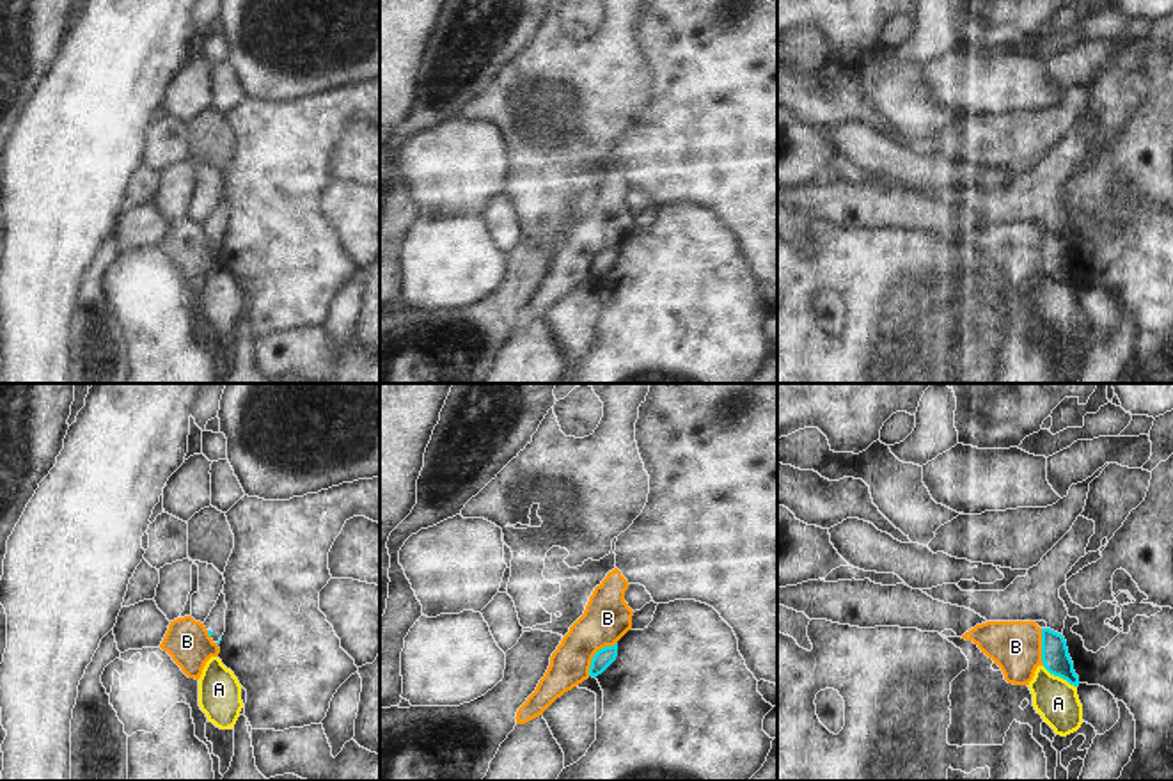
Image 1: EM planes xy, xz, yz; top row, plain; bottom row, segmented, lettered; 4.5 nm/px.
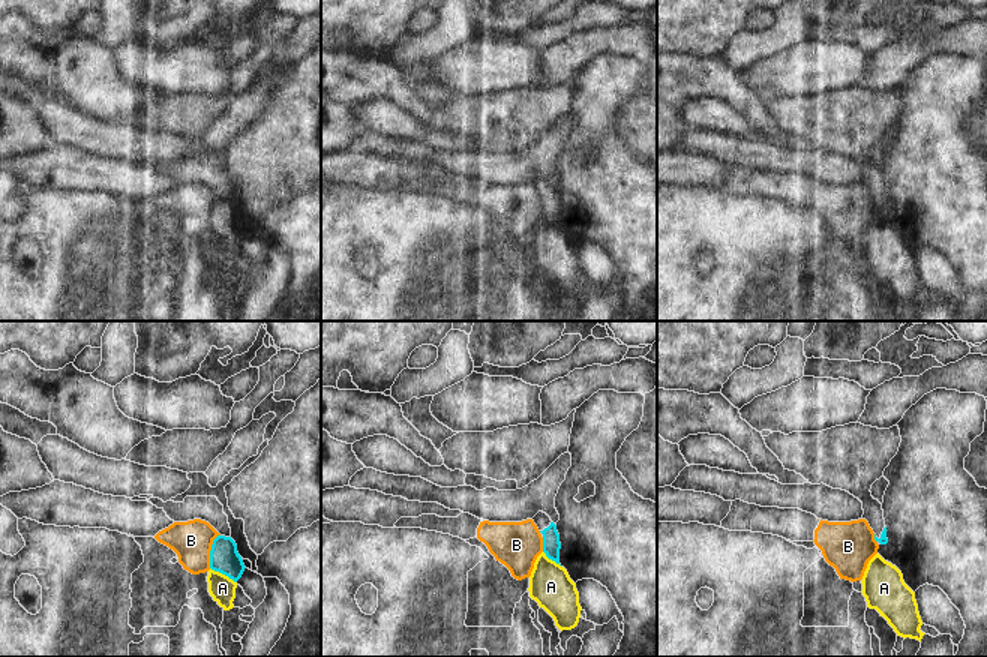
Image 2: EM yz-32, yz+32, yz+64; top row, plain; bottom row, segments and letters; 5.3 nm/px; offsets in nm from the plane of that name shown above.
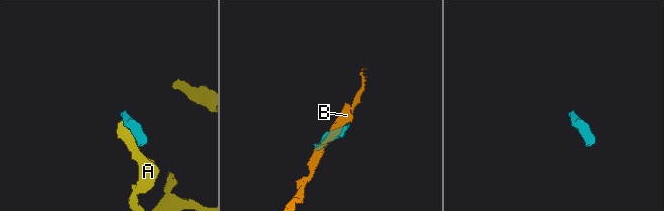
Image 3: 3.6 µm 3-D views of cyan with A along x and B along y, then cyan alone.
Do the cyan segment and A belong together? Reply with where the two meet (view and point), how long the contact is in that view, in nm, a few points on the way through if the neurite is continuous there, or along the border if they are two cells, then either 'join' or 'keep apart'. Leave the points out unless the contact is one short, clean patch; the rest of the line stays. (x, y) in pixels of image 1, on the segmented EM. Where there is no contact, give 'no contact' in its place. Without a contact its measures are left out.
yz (1060, 677) | 190 nm | along yz (1042, 666), (1076, 687) | keep apart

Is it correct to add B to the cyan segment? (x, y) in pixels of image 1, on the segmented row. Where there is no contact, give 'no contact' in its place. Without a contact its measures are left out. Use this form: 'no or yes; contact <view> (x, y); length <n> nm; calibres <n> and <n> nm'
no; contact xz (595, 654); length 200 nm; calibres 90 and 220 nm

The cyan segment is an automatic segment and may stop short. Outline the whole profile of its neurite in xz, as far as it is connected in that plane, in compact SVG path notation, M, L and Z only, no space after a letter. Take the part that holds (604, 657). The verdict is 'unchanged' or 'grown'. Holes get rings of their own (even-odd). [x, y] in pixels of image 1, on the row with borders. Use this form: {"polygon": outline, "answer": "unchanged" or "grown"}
{"polygon": "M618 643L598 650L591 660L589 676L602 674L618 657Z", "answer": "unchanged"}

